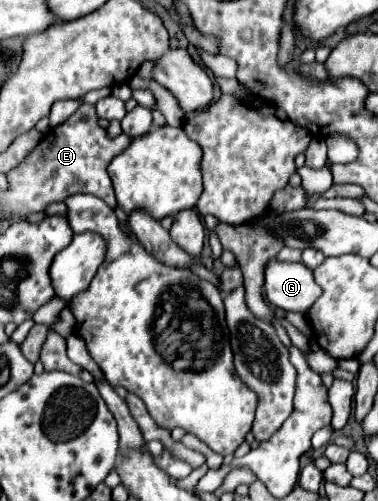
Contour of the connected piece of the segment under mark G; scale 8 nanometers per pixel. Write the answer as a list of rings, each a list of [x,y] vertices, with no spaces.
[[[274,259],[268,263],[264,277],[268,301],[284,311],[306,315],[322,293],[312,271],[302,263],[282,263]]]

